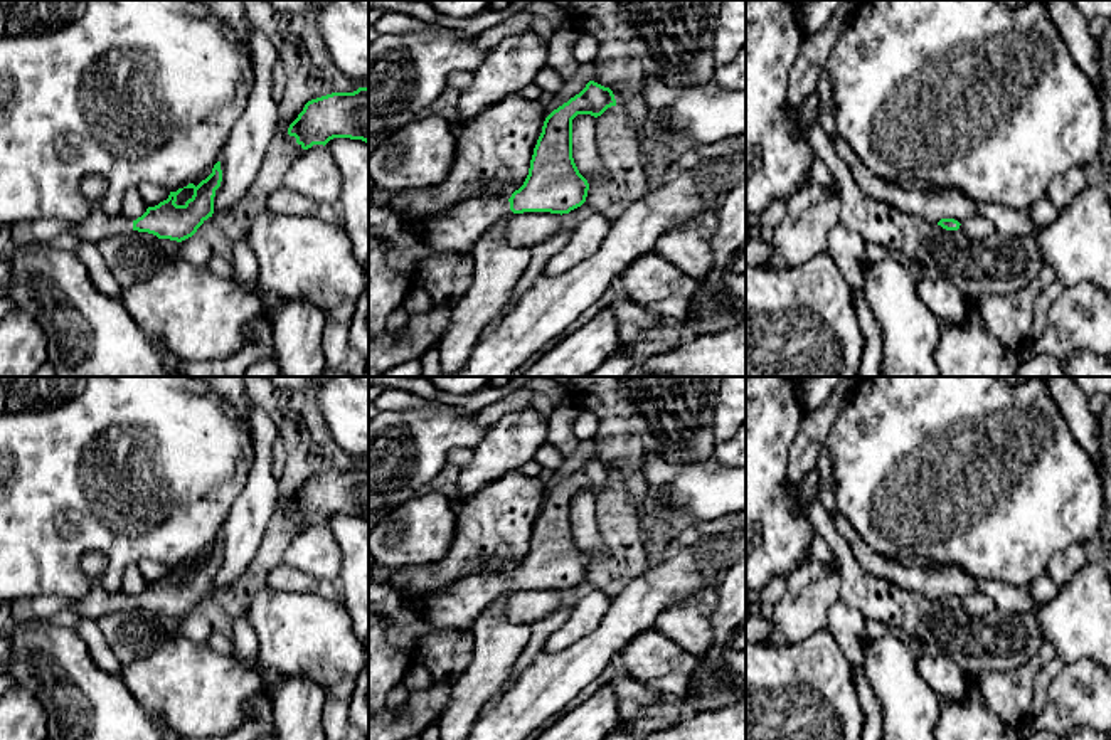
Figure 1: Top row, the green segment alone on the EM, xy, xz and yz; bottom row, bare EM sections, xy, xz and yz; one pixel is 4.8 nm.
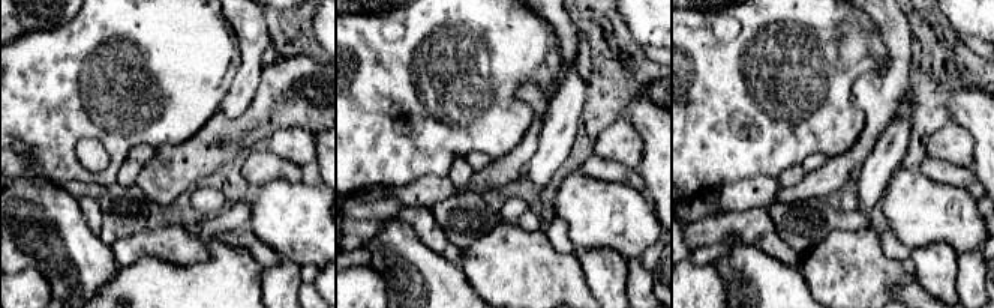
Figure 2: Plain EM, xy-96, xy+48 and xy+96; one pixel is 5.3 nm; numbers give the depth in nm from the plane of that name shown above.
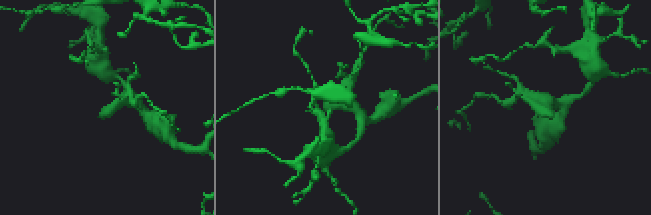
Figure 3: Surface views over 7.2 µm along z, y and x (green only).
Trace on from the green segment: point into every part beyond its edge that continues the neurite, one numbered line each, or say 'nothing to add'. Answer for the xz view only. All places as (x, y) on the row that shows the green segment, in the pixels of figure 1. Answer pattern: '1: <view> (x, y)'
1: xz (460, 229)

